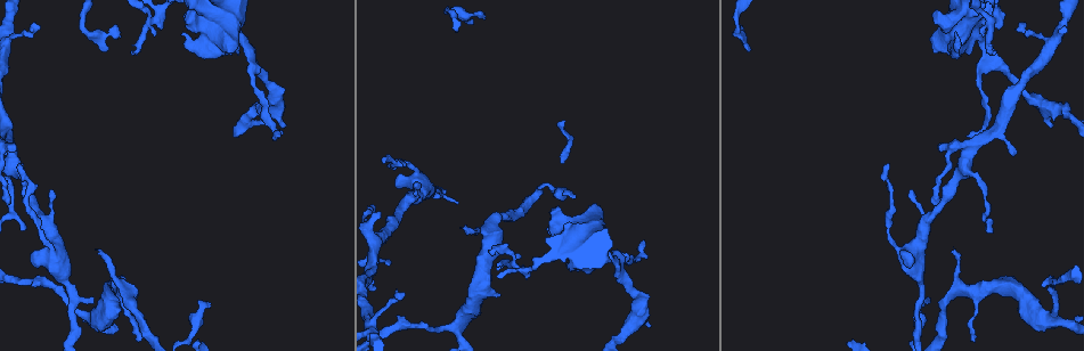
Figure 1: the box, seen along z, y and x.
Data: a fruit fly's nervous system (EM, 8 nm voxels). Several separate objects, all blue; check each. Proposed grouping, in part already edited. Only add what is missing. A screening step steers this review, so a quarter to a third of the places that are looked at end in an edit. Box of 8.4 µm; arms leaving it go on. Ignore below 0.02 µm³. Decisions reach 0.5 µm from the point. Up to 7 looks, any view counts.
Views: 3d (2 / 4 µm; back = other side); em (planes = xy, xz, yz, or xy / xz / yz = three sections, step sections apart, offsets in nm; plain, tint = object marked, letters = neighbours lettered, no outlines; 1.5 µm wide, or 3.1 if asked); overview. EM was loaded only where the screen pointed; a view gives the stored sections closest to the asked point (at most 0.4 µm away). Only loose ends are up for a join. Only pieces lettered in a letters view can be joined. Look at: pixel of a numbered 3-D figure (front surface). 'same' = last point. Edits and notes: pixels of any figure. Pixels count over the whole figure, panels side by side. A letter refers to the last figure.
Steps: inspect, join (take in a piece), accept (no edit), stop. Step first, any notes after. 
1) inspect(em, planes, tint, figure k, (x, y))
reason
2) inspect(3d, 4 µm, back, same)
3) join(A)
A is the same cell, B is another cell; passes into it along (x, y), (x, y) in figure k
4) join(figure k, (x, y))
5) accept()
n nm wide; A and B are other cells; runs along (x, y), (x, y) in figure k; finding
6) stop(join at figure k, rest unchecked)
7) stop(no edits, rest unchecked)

inspect(em, planes, letters, figure 1, (649, 323))
branch stops here

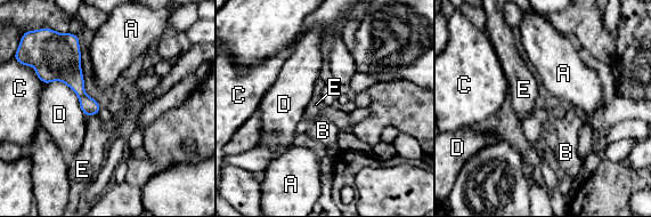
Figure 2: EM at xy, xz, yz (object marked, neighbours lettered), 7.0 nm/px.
accept()
A, B, C, D and E are other cells; border along (97, 113), (90, 114), (87, 118) in figure 2; no lettered piece goes on from it

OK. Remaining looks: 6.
inspect(em, planes, letters, figure 1, (101, 250))
tapers out

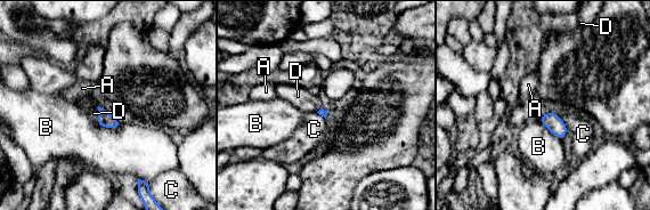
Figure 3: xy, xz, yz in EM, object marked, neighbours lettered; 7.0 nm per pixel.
join(D)
D is the same cell, A, B and C are other cells; passes into it along (105, 119), (99, 114), (94, 113) in figure 3; the neuron continues

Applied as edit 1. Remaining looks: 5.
inspect(overview)

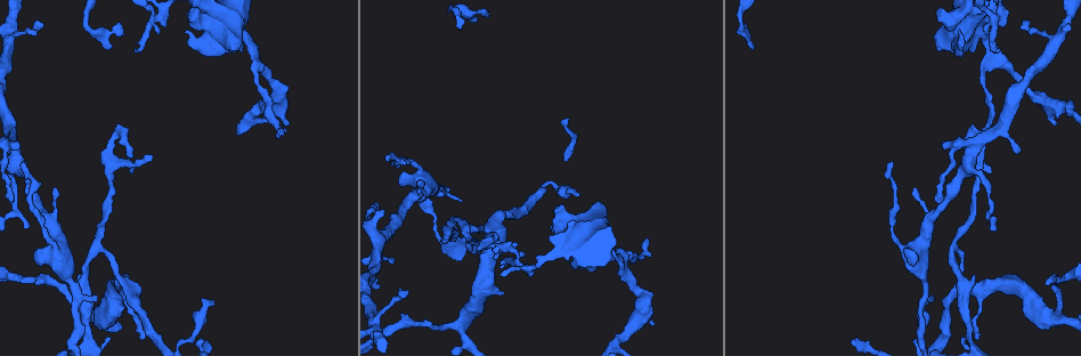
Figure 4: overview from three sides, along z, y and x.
inspect(em, planes, plain, figure 4, (388, 160))
thin end

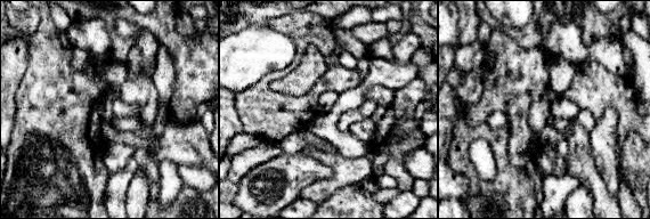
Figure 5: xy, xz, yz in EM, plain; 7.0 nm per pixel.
inspect(em, planes, letters, same)
see the neighbours

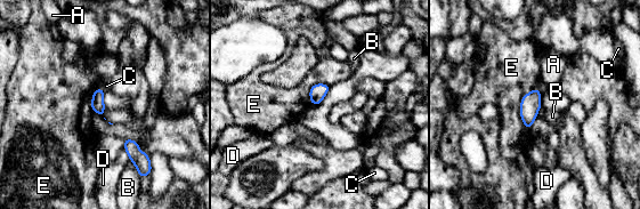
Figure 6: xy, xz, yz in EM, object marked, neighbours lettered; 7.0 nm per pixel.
accept()
A, B, C, D and E are other cells; border along (129, 160), (138, 171) in figure 6; no lettered piece goes on from it

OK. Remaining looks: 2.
stop(join at figure 3, rest unchecked)

